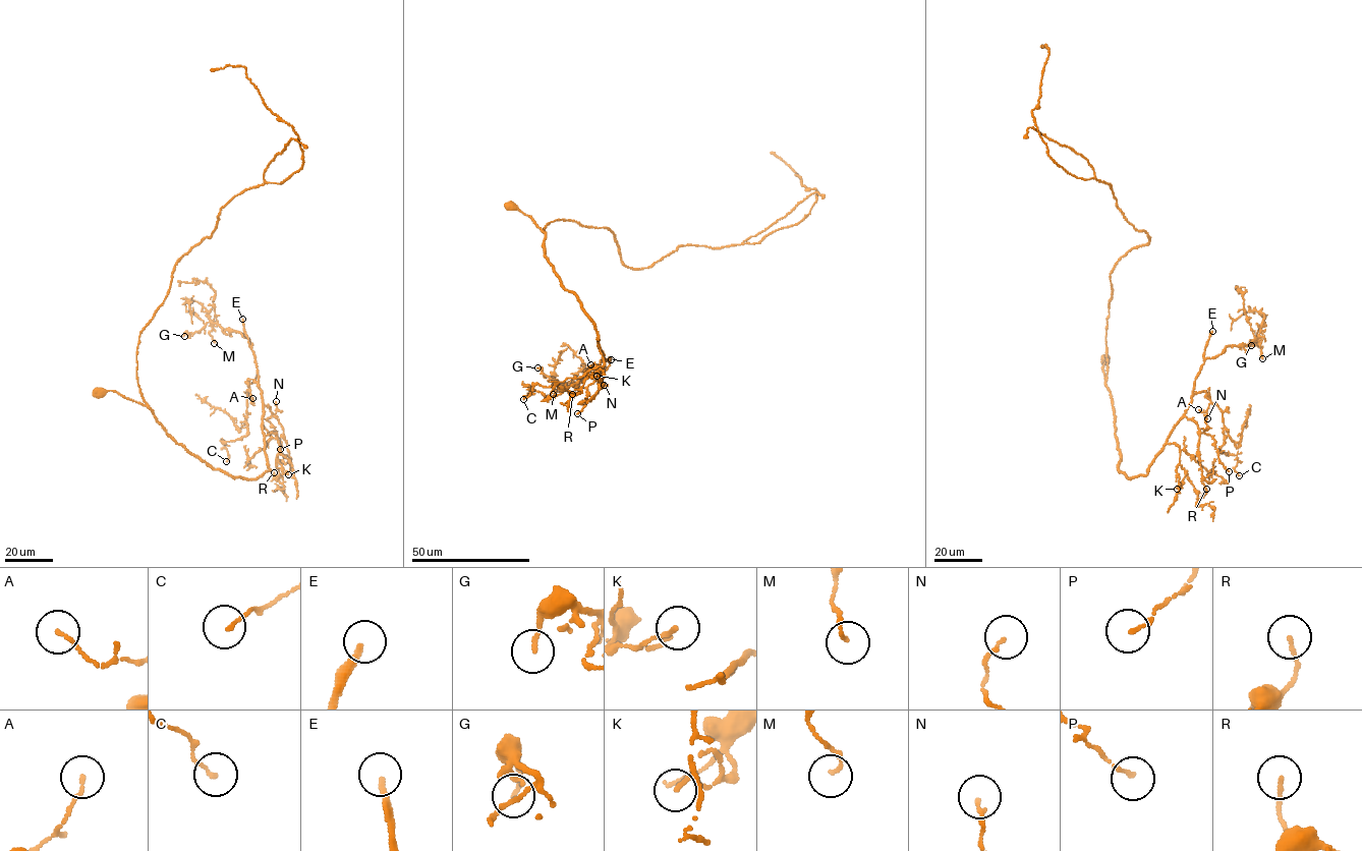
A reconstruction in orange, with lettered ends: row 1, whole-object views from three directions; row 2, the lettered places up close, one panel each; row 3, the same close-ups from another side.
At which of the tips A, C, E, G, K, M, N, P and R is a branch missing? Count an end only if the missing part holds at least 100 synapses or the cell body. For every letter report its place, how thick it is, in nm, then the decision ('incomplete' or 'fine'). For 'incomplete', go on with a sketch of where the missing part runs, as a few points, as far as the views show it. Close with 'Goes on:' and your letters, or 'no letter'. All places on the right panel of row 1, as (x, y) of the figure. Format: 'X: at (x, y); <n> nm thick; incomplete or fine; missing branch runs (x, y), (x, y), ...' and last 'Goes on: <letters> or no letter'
A: at (1198, 409); 110 nm thick; fine
C: at (1239, 475); 110 nm thick; fine
E: at (1212, 331); 220 nm thick; incomplete
G: at (1251, 345); 130 nm thick; fine
K: at (1177, 489); 150 nm thick; fine
M: at (1262, 358); 140 nm thick; fine
N: at (1207, 418); 130 nm thick; fine
P: at (1229, 471); 140 nm thick; fine
R: at (1206, 489); 120 nm thick; fine
Goes on: E

